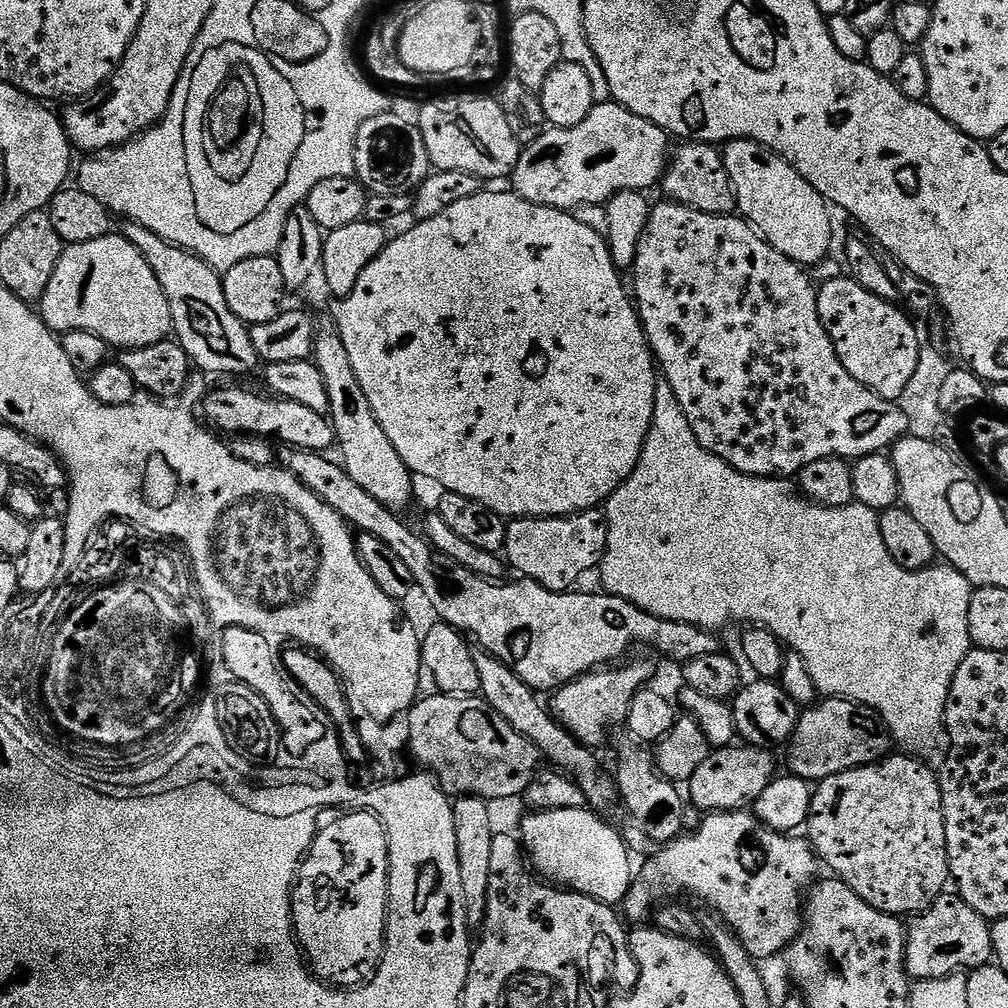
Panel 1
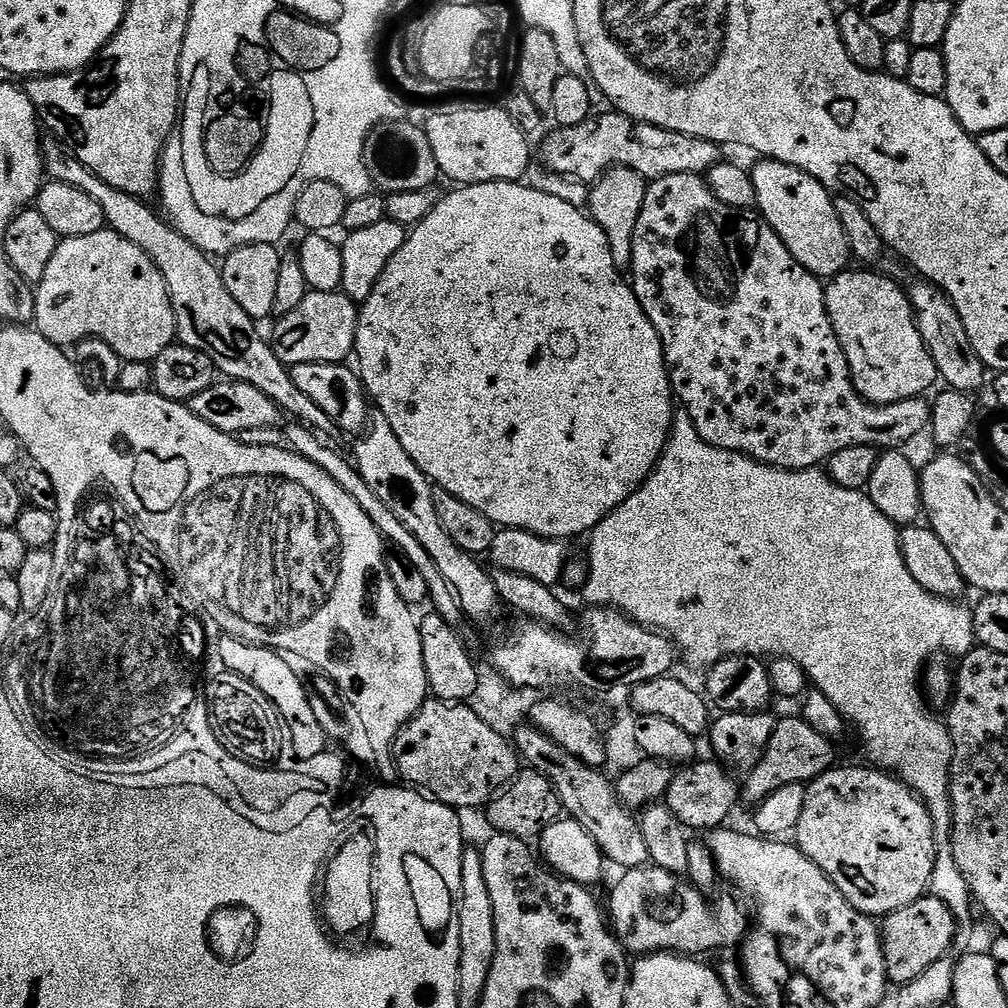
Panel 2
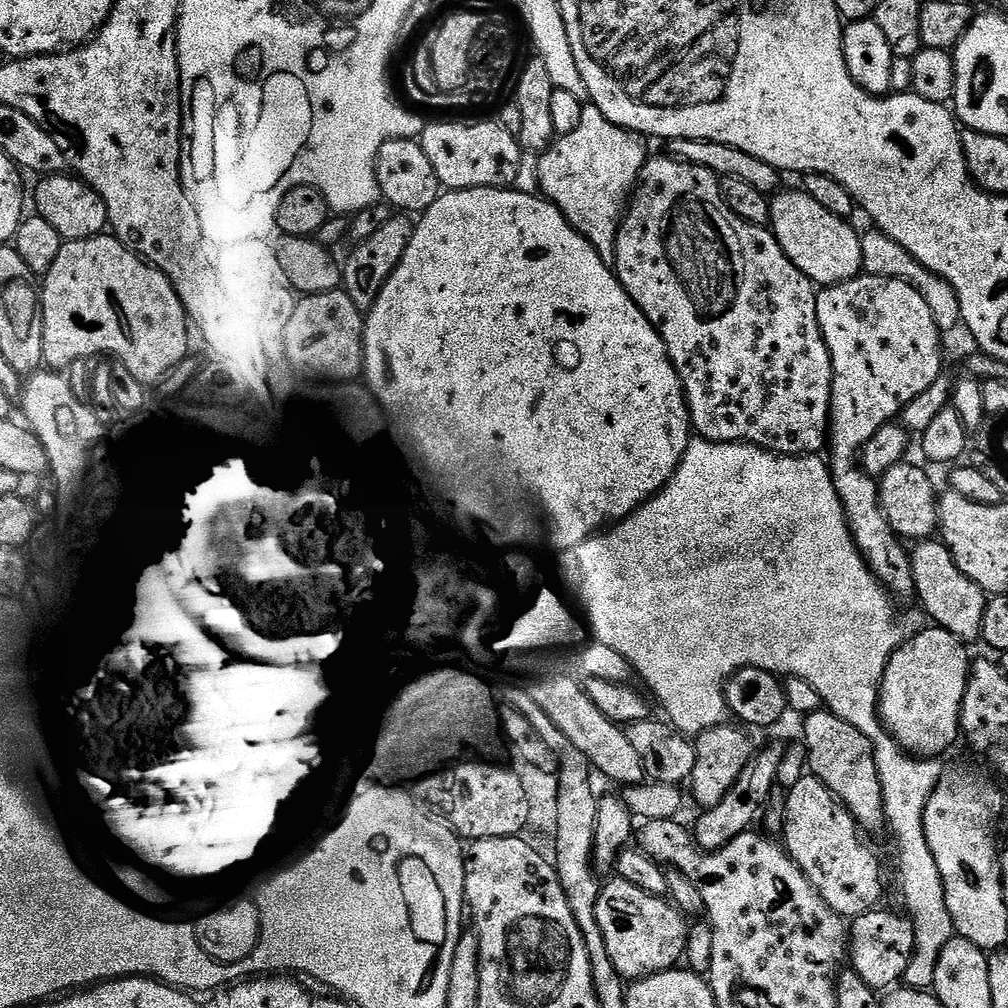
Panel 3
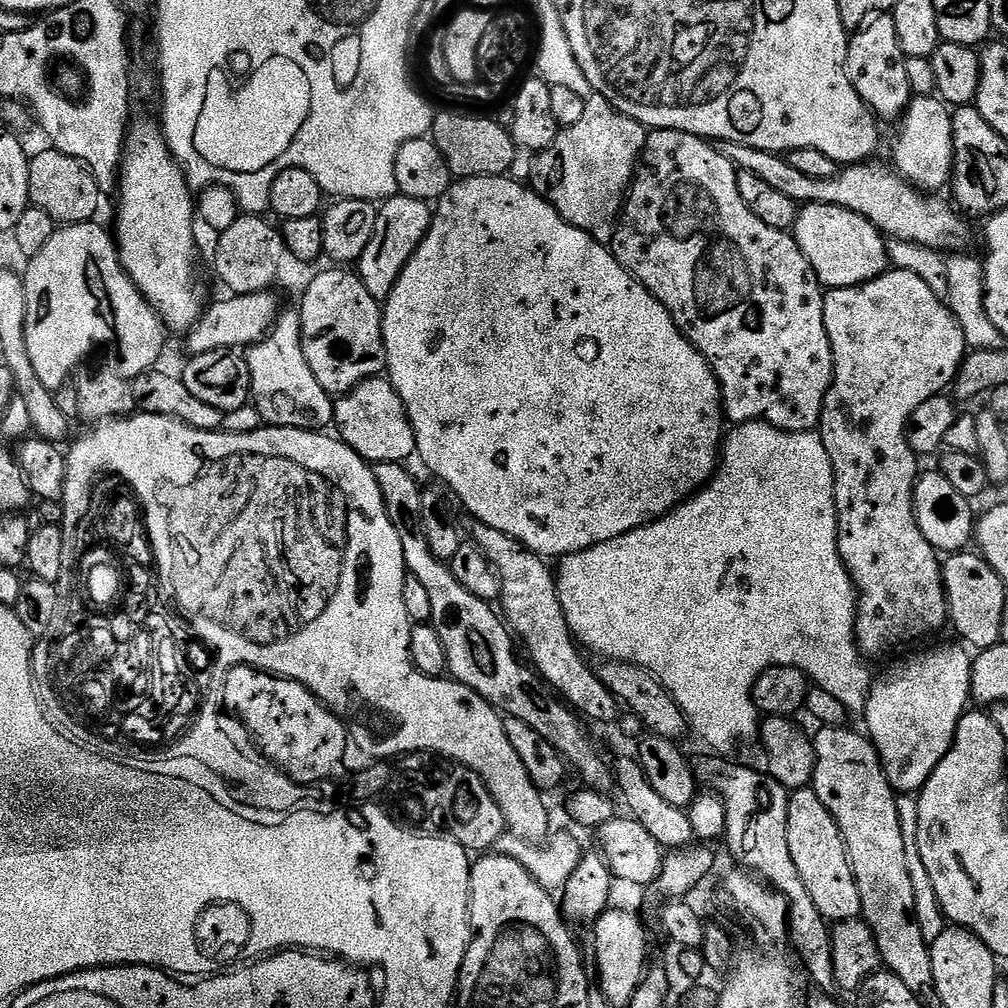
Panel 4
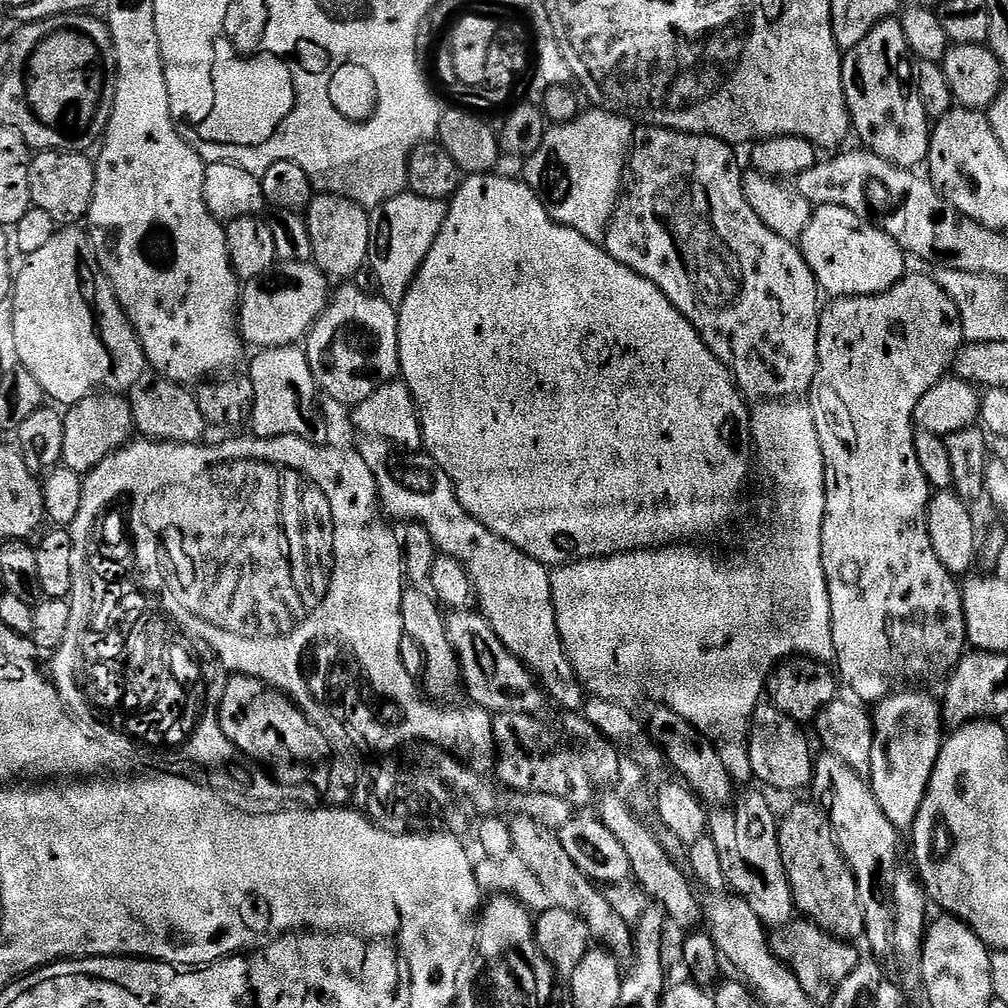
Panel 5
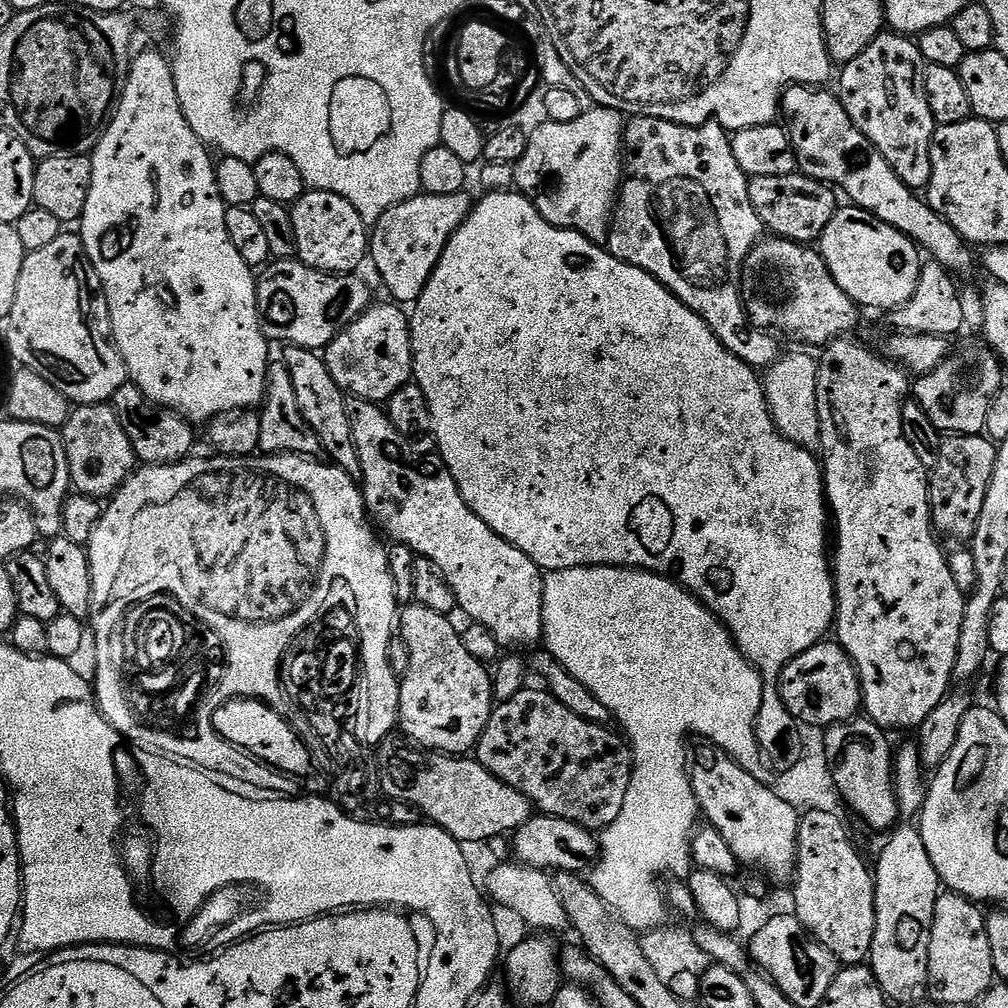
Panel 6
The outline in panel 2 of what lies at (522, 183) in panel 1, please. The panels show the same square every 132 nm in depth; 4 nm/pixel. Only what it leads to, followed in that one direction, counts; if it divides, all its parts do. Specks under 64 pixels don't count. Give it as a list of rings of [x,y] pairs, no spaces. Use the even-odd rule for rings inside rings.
[[[615,110],[583,120],[578,126],[557,127],[555,131],[545,138],[544,149],[540,152],[543,167],[549,172],[572,176],[589,186],[609,168],[629,168],[651,182],[670,174],[706,174],[722,160],[721,145],[653,124],[639,124]]]

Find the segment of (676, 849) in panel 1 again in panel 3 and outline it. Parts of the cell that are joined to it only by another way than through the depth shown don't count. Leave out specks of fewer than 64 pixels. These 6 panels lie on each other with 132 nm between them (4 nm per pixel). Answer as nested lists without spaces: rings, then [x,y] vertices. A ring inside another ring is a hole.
[[[619,878],[605,883],[600,889],[598,898],[598,926],[602,930],[602,938],[606,938],[606,954],[610,954],[610,962],[614,962],[614,970],[624,977],[625,981],[637,982],[648,976],[657,976],[659,972],[670,972],[677,967],[680,955],[688,944],[687,967],[697,974],[706,974],[710,970],[710,962],[714,954],[714,934],[712,925],[707,922],[701,924],[688,936],[685,917],[664,896],[652,896],[649,892],[638,890],[630,882]]]

